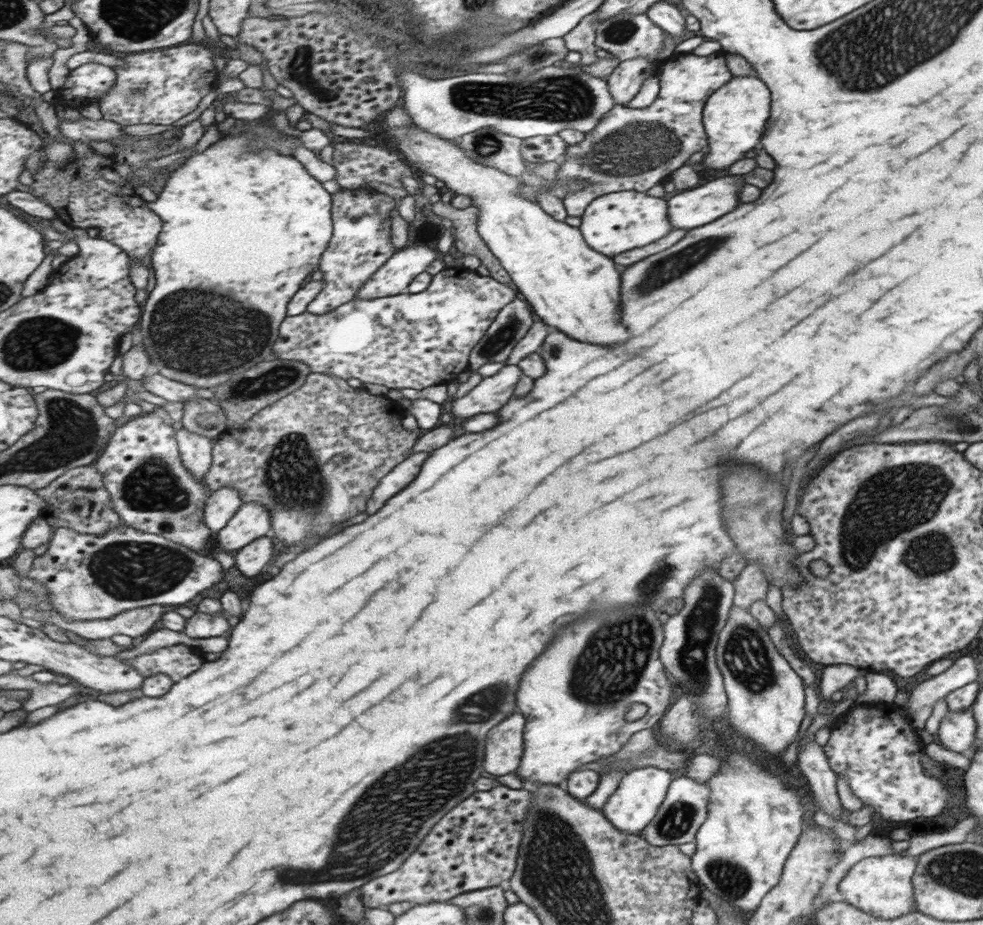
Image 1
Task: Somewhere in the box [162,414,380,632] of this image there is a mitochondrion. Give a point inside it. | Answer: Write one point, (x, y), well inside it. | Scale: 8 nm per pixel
(290, 478)

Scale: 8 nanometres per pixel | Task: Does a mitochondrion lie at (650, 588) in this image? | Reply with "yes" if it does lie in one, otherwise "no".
yes

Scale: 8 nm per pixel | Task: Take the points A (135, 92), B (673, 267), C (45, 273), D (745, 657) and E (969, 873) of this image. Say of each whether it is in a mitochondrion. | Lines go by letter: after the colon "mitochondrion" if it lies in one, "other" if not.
A: mitochondrion
B: mitochondrion
C: other
D: mitochondrion
E: mitochondrion

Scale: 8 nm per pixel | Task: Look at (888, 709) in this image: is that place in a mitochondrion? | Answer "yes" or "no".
no

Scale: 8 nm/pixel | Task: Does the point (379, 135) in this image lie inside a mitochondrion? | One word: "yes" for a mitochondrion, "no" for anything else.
no

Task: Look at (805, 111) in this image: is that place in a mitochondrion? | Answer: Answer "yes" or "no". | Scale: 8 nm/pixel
no

